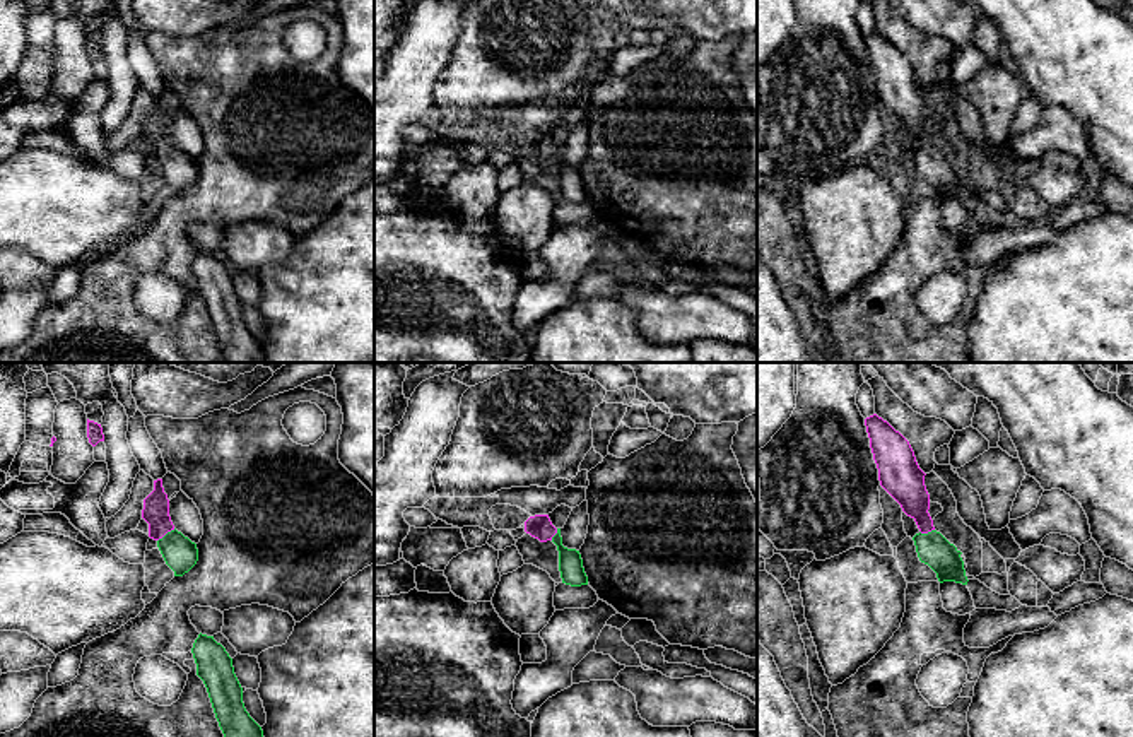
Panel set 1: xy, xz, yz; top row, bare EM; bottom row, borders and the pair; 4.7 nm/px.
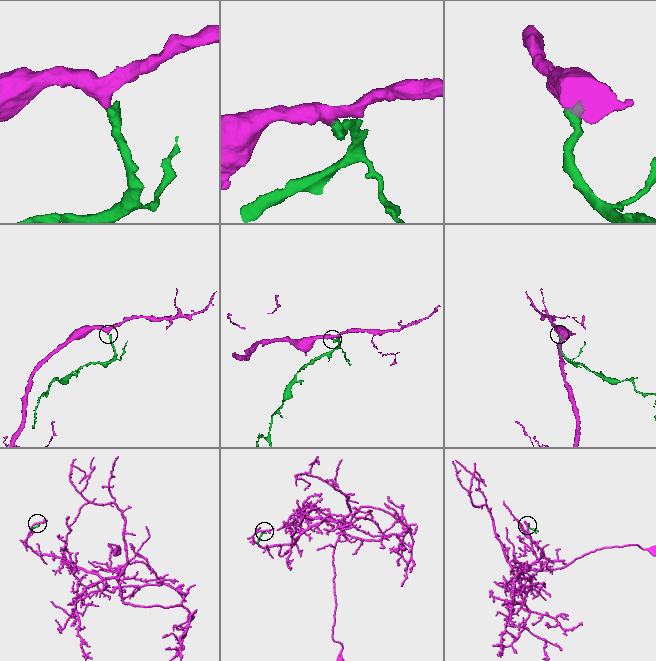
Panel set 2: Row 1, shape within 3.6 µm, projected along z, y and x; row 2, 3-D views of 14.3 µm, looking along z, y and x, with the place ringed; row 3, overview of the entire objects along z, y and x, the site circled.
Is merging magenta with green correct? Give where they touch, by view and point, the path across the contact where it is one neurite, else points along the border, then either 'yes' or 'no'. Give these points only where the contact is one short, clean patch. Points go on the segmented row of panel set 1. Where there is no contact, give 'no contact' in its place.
contact xy (166, 532); way xy (156, 507), (159, 525), (166, 532), (180, 553); yes

